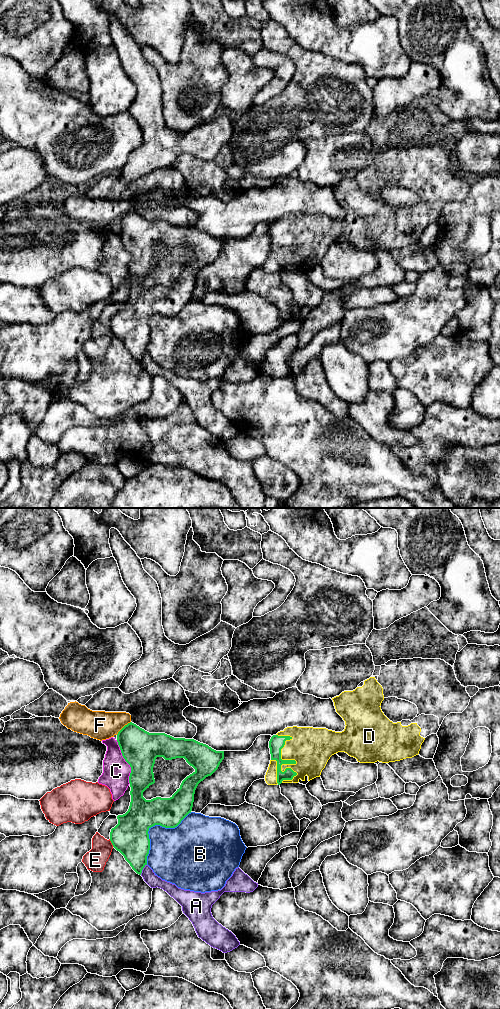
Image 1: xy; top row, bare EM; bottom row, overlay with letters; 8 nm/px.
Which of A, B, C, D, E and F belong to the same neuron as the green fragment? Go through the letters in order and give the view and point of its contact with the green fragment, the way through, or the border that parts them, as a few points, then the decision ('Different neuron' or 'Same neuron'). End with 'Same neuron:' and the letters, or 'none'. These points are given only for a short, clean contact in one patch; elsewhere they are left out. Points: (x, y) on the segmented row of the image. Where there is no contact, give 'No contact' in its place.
A: Touches green at xy (142, 869). Different neuron
B: Touches green at xy (152, 826). Different neuron
C: Touches green at xy (126, 761). Different neuron
D: Touches green at xy (291, 760). Same neuron
E: Touches green at xy (111, 842). Different neuron
F: Touches green at xy (123, 727). Different neuron
Same neuron: D

